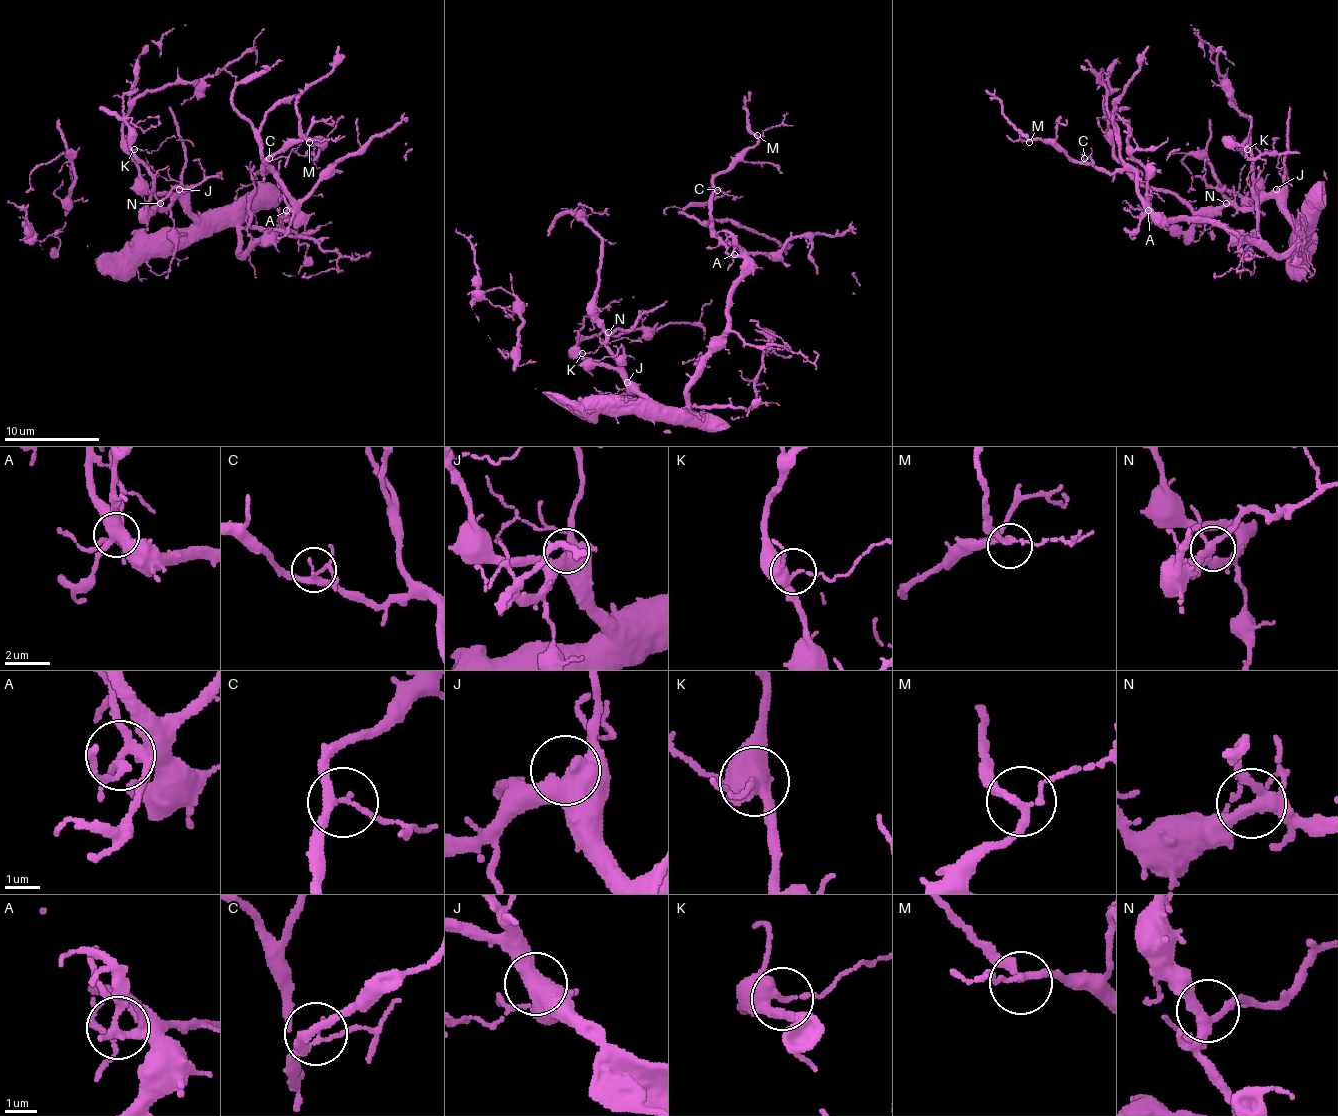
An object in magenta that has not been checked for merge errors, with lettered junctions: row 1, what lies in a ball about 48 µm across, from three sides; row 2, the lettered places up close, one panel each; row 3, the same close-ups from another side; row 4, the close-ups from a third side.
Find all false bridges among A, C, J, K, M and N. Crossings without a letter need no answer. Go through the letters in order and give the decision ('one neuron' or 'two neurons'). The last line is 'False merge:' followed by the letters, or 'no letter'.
A: one neuron
C: one neuron
J: one neuron
K: one neuron
M: one neuron
N: one neuron
False merge: no letter

